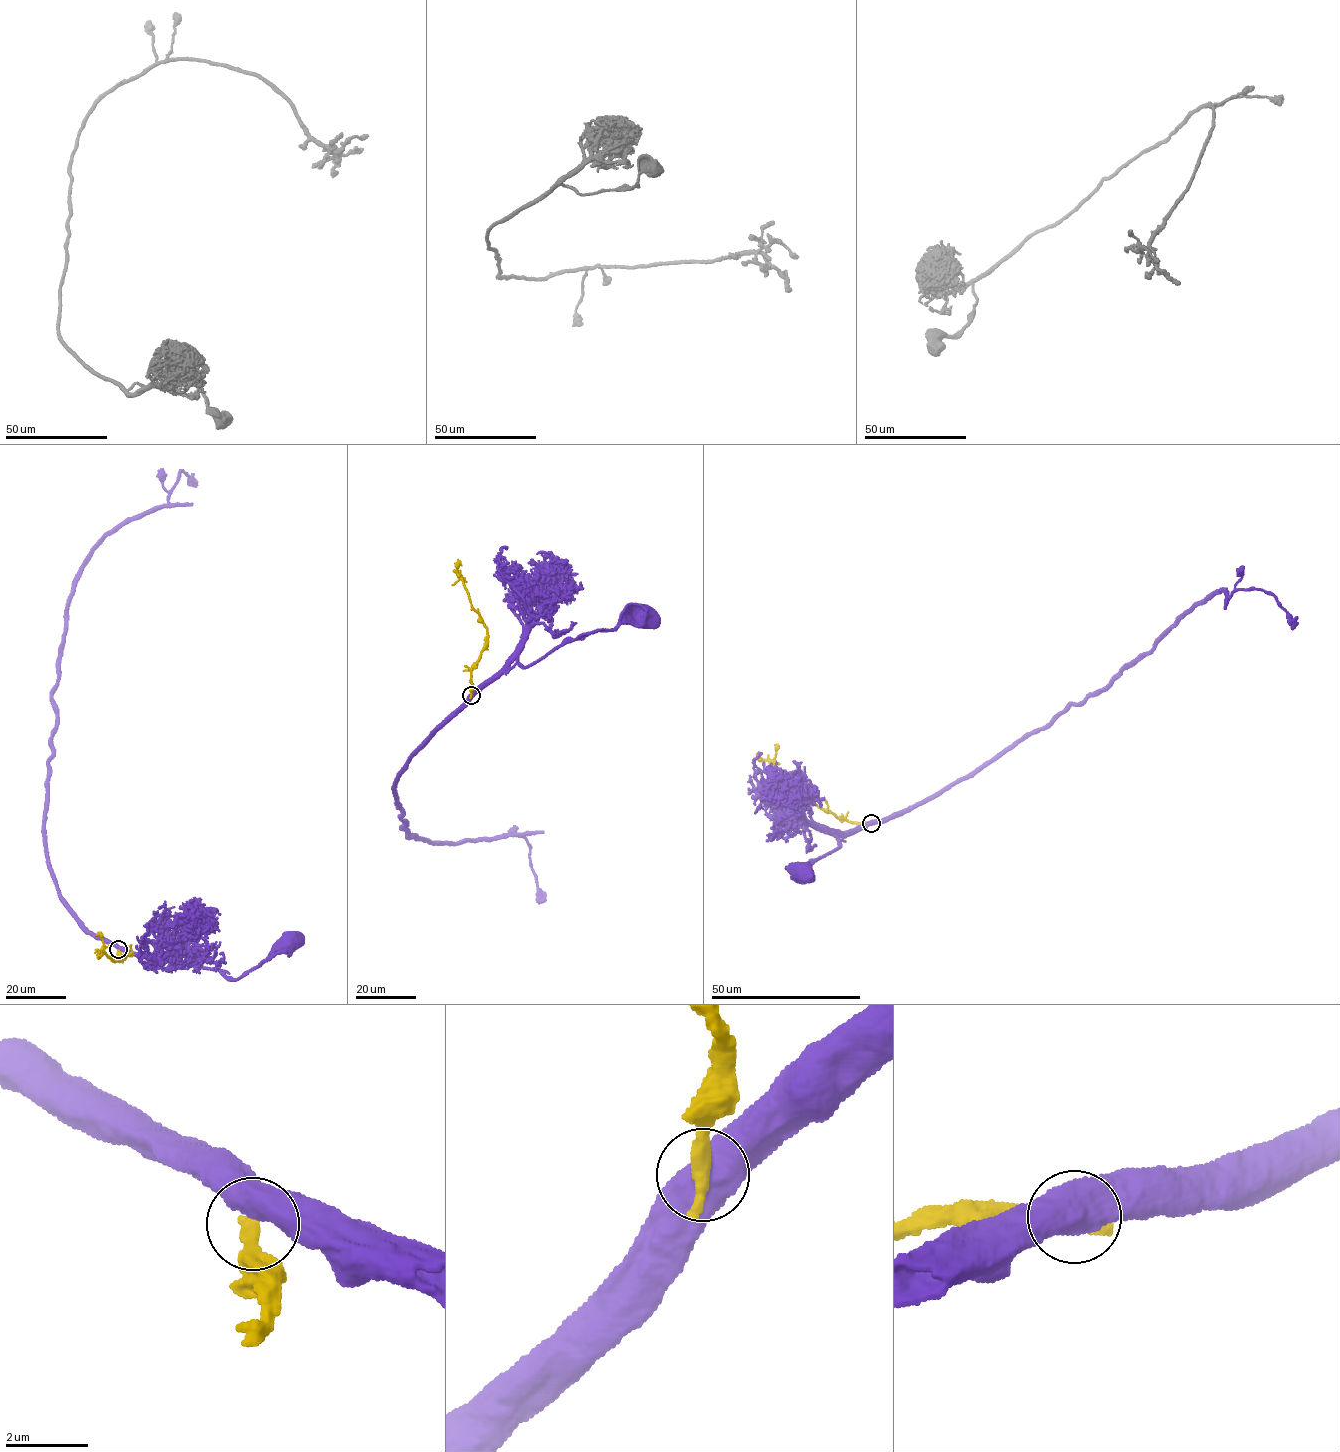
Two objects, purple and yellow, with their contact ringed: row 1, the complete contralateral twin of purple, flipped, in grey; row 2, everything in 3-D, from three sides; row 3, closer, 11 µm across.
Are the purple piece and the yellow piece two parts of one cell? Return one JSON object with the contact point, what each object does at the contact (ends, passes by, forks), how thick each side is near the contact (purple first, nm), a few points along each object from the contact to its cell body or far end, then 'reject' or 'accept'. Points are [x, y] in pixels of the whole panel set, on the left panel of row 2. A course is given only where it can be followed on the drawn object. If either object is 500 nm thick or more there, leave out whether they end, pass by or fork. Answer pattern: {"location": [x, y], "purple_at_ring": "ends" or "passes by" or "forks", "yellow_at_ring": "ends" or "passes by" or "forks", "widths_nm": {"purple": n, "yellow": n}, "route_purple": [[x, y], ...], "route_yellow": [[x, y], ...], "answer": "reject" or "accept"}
{"location": [118, 949], "widths_nm": {"purple": 550, "yellow": 440}, "route_purple": [[118, 949], [151, 960], [163, 957], [218, 969], [226, 976], [239, 978], [264, 961], [282, 943], [291, 941]], "route_yellow": [[118, 949], [118, 961], [132, 954], [116, 961], [112, 959], [104, 952], [101, 937], [96, 935]], "answer": "reject"}

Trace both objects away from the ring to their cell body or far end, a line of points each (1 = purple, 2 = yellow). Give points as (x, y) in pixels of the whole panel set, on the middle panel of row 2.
1: (471, 694), (504, 671), (515, 659), (522, 666), (529, 666), (581, 636), (608, 630), (625, 621), (648, 615)
2: (471, 694), (471, 671), (484, 649), (487, 632), (472, 607), (459, 572), (454, 569)

